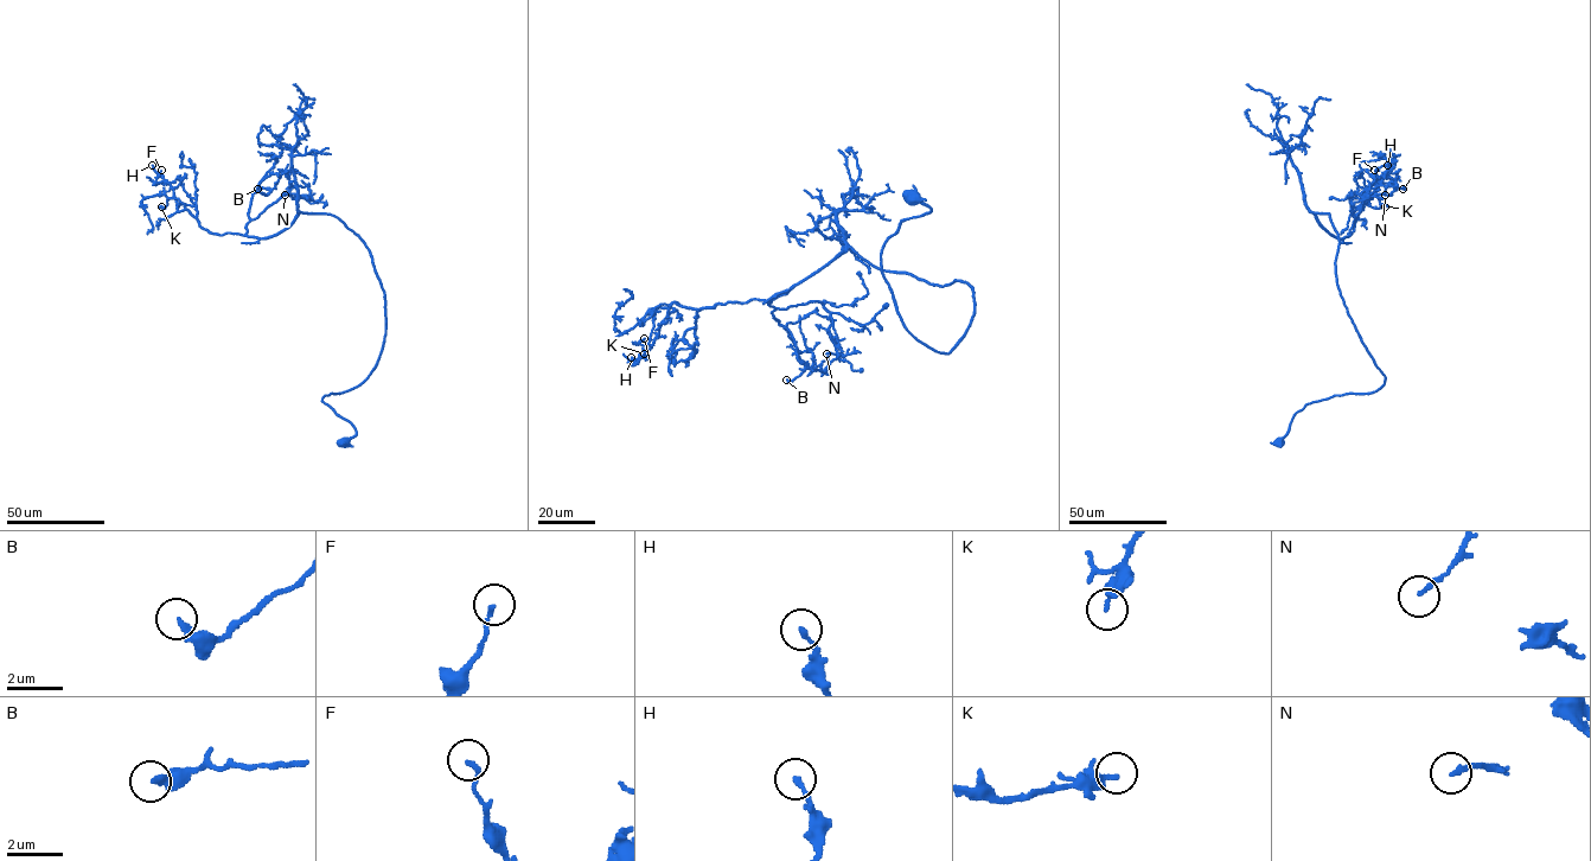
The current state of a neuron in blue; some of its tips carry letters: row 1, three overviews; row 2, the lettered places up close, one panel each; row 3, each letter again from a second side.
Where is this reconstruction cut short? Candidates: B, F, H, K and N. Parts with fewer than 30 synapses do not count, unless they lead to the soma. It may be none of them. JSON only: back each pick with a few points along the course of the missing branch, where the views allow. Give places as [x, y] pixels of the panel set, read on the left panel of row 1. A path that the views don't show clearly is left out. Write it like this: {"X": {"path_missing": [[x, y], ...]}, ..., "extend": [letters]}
{"extend": []}

